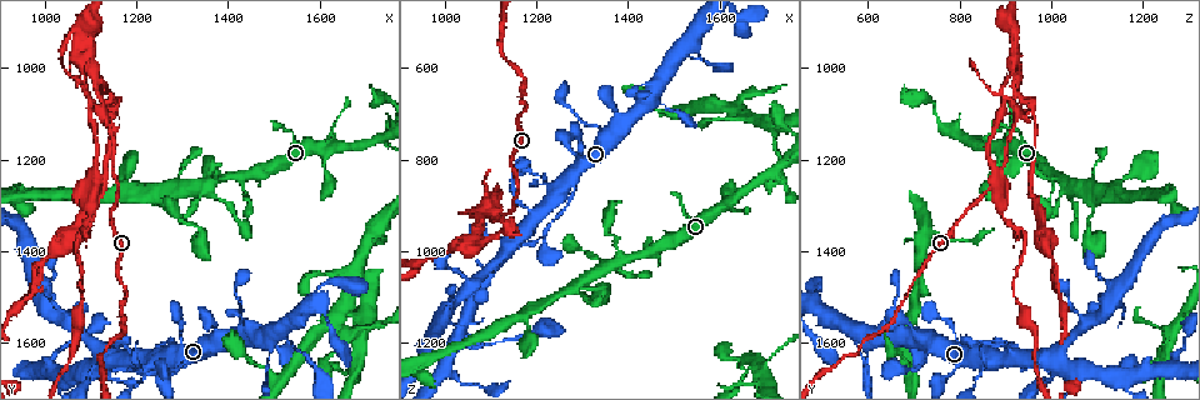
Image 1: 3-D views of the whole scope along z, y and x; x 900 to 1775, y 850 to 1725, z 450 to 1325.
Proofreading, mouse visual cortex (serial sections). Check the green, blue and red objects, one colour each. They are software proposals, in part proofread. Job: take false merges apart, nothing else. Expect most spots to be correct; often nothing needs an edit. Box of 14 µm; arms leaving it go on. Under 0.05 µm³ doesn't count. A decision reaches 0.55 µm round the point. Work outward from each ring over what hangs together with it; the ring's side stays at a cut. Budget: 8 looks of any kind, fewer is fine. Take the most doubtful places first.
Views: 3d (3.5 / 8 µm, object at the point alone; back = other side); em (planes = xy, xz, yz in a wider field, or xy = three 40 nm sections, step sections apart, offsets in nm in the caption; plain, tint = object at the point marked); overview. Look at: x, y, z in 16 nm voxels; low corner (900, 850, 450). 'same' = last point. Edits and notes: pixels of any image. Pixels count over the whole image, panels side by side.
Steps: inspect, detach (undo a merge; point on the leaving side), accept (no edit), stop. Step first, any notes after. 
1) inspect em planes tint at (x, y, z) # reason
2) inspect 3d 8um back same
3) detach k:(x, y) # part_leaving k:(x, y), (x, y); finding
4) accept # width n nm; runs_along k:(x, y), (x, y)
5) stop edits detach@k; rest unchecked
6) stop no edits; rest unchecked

inspect em xy step 3 tint at (1125, 1110, 930) # branch point

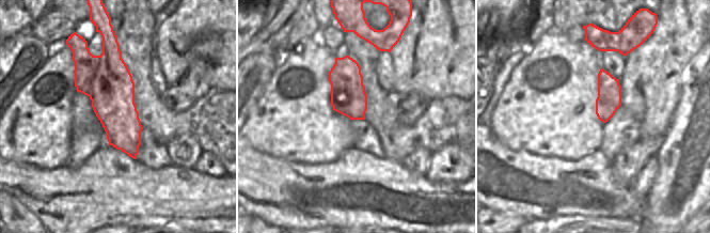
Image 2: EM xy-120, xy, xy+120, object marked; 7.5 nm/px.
inspect 3d 3.5um same # wider look

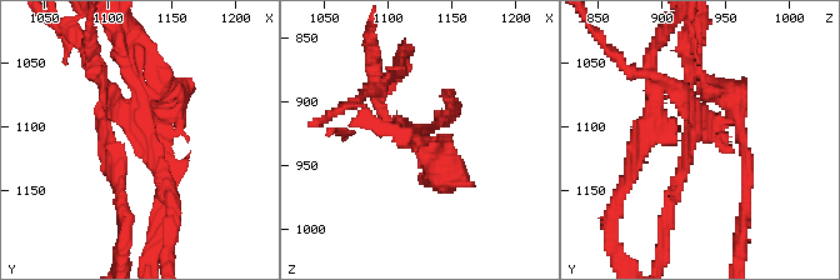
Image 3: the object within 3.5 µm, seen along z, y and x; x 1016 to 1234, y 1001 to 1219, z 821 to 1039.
detach 3:(653, 85) # part_leaving 3:(701, 128), (740, 128), (746, 204); two cells meet here

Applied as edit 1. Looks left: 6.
inspect 3d 3.5um back at (1595, 1680, 600) # sudden change in width

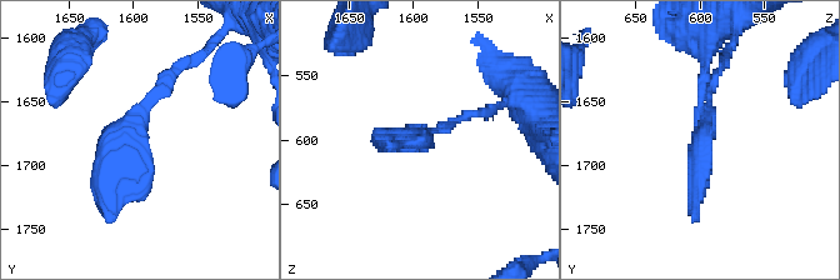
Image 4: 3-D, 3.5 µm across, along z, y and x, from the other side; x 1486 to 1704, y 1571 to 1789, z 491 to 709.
inspect em xy step 3 tint at (1600, 1672, 596)

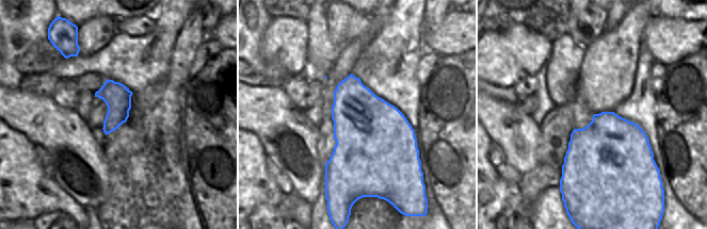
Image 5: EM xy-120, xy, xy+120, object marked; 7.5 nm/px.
accept # width 600 nm; runs_along 4:(183, 66), (140, 111), (101, 193); continuous, no second cell

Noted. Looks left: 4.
inspect 3d 8um back at (1345, 1260, 1040)

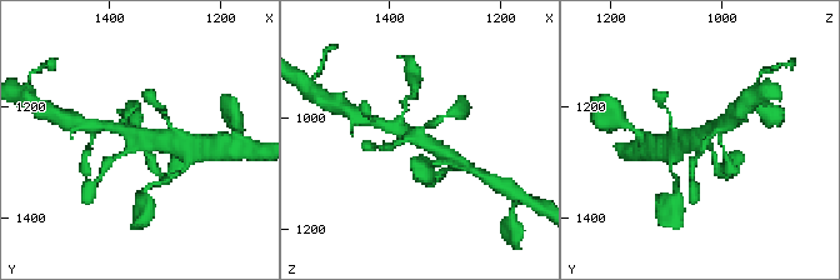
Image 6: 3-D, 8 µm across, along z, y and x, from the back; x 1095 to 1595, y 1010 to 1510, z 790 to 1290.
inspect em xy step 5 tint at (1350, 1260, 1040) # arms 4; arm_widths 150, 150, 300, 450 nm

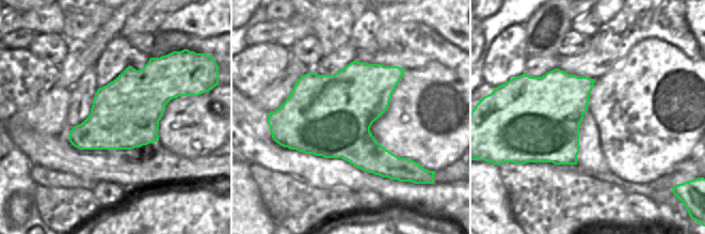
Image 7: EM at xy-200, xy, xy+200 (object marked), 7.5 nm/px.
accept # one cell here

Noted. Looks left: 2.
inspect 3d 3.5um at (1290, 1545, 760) # a narrow waist

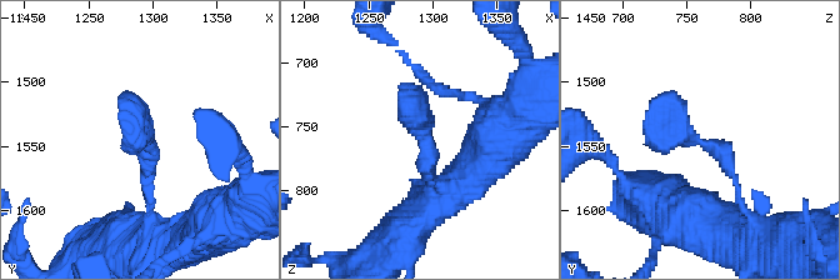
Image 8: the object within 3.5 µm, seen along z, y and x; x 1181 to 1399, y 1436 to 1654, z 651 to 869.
inspect em xy step 5 tint at (1294, 1544, 760)

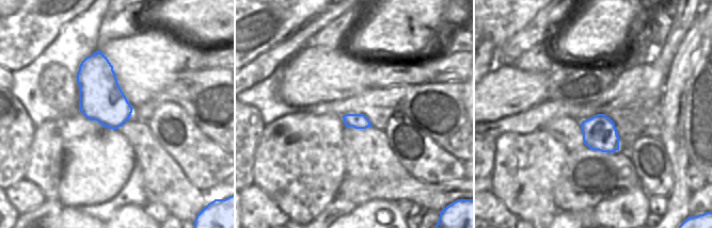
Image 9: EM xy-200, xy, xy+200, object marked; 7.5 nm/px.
accept # runs_along 8:(740, 200), (718, 146), (653, 100); continuous, no second cell

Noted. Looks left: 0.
stop edits detach@3; rest unchecked

